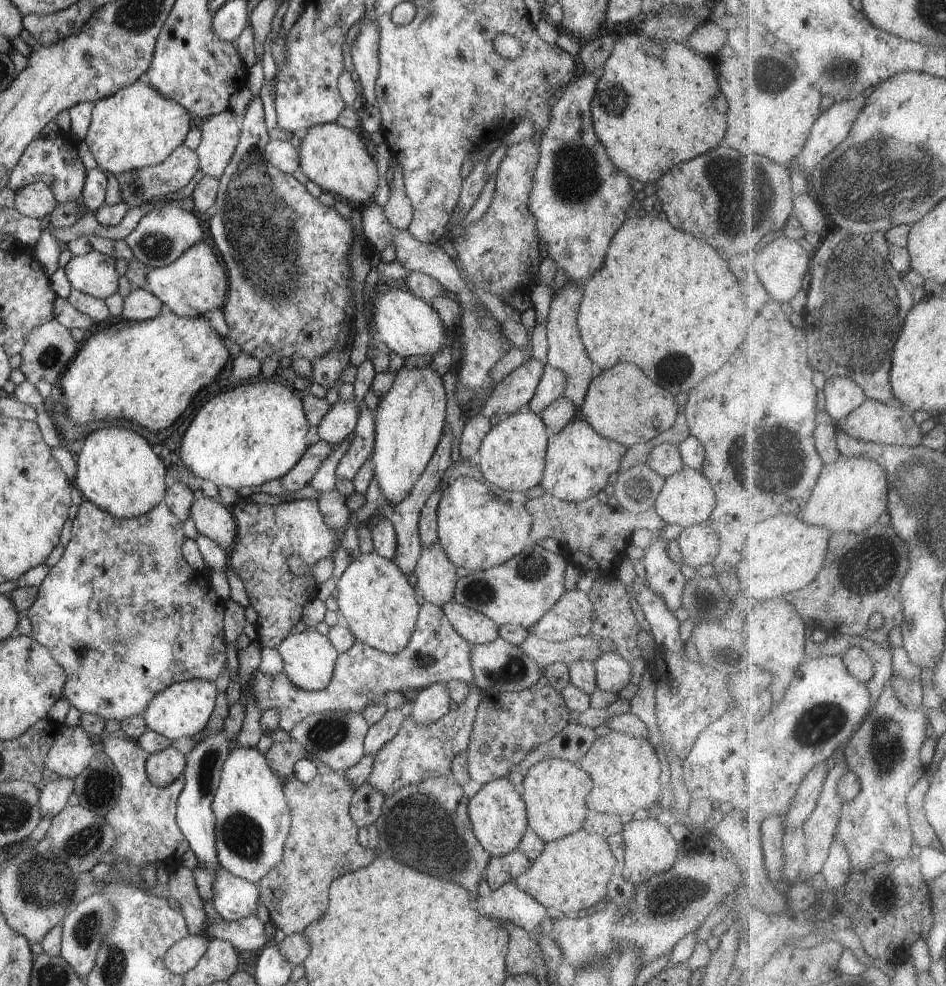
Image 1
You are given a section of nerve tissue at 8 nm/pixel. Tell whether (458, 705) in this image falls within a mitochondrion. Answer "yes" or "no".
no

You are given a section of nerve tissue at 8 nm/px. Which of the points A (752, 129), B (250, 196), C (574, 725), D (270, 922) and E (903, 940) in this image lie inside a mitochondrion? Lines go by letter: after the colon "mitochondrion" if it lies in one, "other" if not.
A: other
B: mitochondrion
C: other
D: other
E: other

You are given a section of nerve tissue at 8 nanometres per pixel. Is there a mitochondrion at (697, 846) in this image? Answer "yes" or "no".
no

